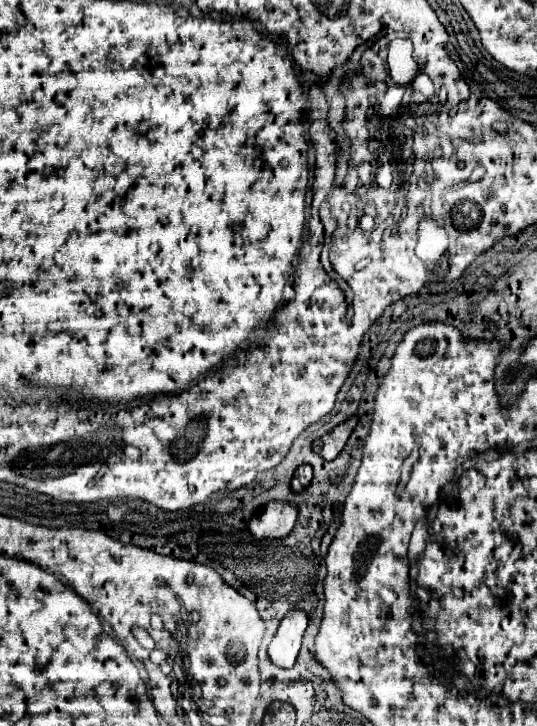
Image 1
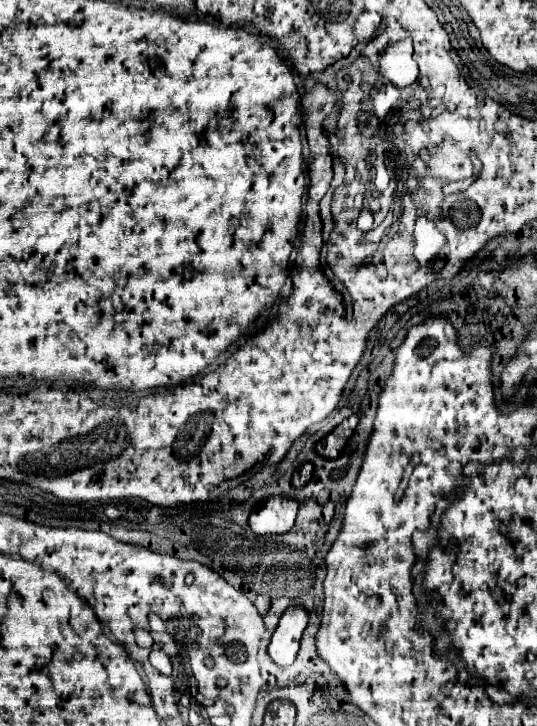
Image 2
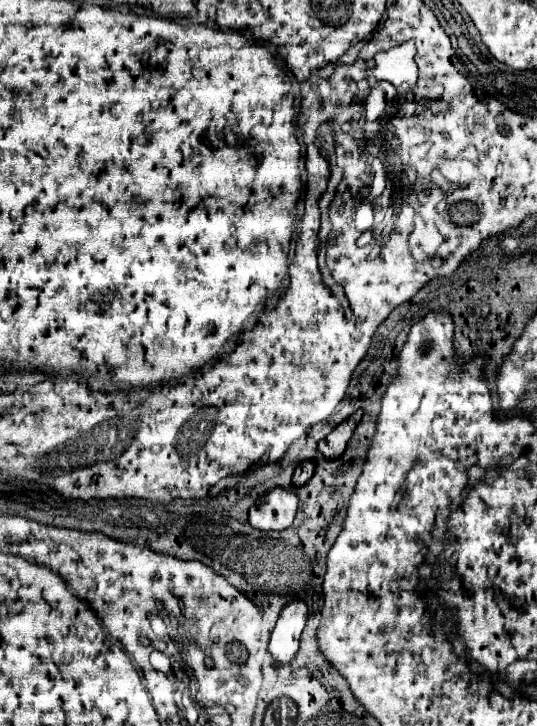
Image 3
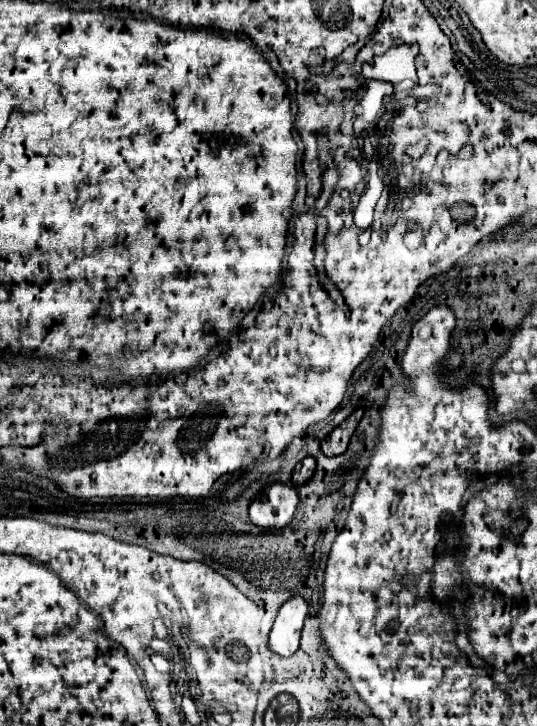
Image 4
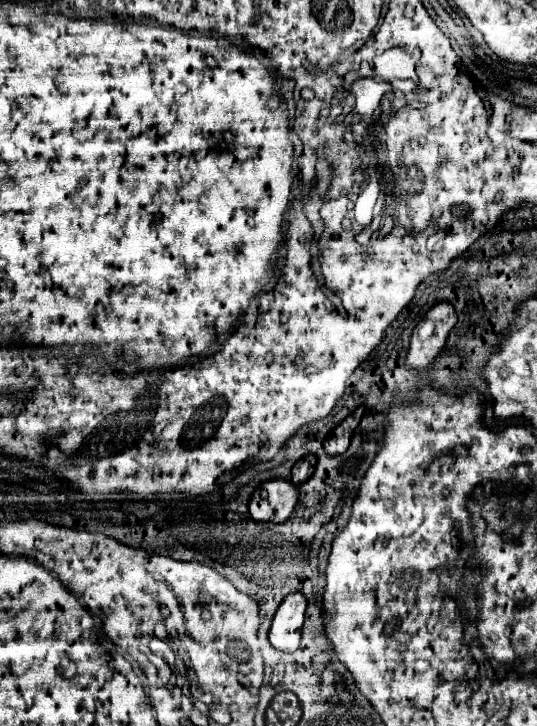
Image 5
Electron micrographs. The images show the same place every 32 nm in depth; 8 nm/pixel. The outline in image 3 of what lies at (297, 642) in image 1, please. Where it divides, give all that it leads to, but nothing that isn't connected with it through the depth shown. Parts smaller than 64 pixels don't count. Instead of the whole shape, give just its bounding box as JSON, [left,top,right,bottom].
[270,600,308,664]

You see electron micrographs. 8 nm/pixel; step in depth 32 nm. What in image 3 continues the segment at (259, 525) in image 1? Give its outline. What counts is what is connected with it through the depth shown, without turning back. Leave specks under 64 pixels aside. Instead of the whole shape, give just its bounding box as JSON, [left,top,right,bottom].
[250,490,298,532]

